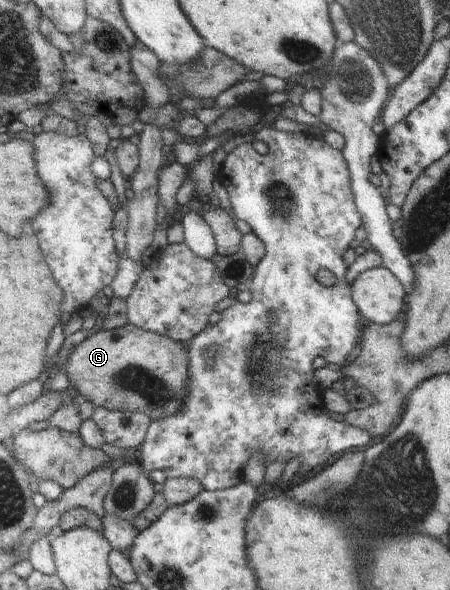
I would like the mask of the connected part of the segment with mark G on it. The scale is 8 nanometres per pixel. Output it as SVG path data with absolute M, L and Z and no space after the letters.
M129 323L119 329L94 329L88 338L74 346L64 363L63 373L68 378L69 386L73 386L80 395L80 400L89 400L96 406L110 410L142 412L154 420L164 420L182 408L182 400L188 388L188 352L185 343L172 340L167 336L136 328Z

